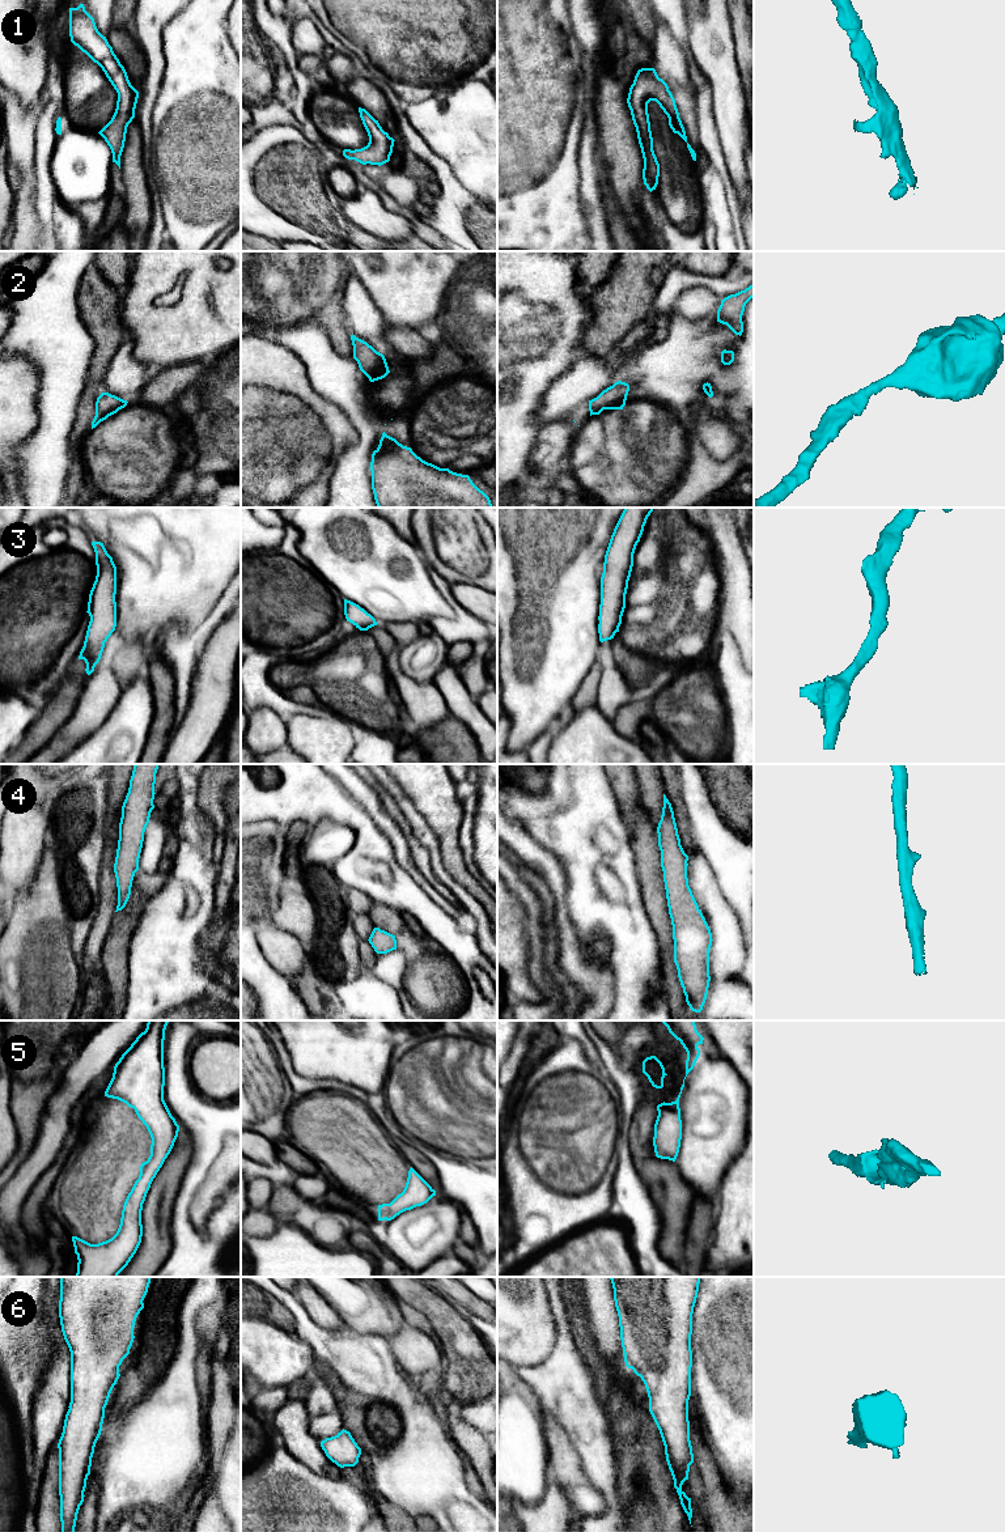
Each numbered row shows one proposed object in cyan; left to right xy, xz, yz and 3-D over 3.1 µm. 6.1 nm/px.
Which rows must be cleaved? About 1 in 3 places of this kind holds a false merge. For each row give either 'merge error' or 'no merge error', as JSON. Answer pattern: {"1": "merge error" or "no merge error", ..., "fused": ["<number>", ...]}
{"1": "no merge error", "2": "no merge error", "3": "no merge error", "4": "no merge error", "5": "no merge error", "6": "no merge error", "fused": []}

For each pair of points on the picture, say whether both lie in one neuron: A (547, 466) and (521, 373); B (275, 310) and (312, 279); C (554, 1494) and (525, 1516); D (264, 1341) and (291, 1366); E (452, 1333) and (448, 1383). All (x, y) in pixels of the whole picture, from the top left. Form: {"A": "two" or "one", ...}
{"A": "two", "B": "one", "C": "one", "D": "one", "E": "one"}

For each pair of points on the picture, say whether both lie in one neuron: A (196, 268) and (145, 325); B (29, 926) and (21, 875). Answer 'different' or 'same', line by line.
A: same
B: different

